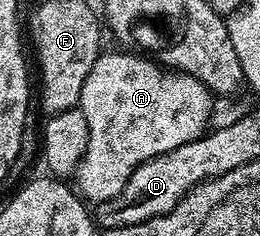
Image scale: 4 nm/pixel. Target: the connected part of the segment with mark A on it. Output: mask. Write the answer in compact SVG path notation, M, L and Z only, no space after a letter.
M109 50L102 51L101 55L98 56L97 61L95 62L95 66L91 66L91 74L87 74L87 82L83 82L83 90L81 91L81 103L79 107L83 114L83 118L87 118L87 150L83 154L83 158L80 162L77 163L77 171L75 173L75 181L77 180L77 184L75 183L75 188L76 191L93 206L116 198L123 190L123 186L127 186L131 174L143 162L147 162L156 156L167 154L179 146L183 146L192 140L198 140L201 136L206 135L213 115L215 97L213 93L209 91L207 86L203 86L203 82L199 82L193 76L186 76L176 70L168 72L164 67L158 66L152 59L146 58L144 55L132 54L127 50L121 51L125 52L109 52Z

